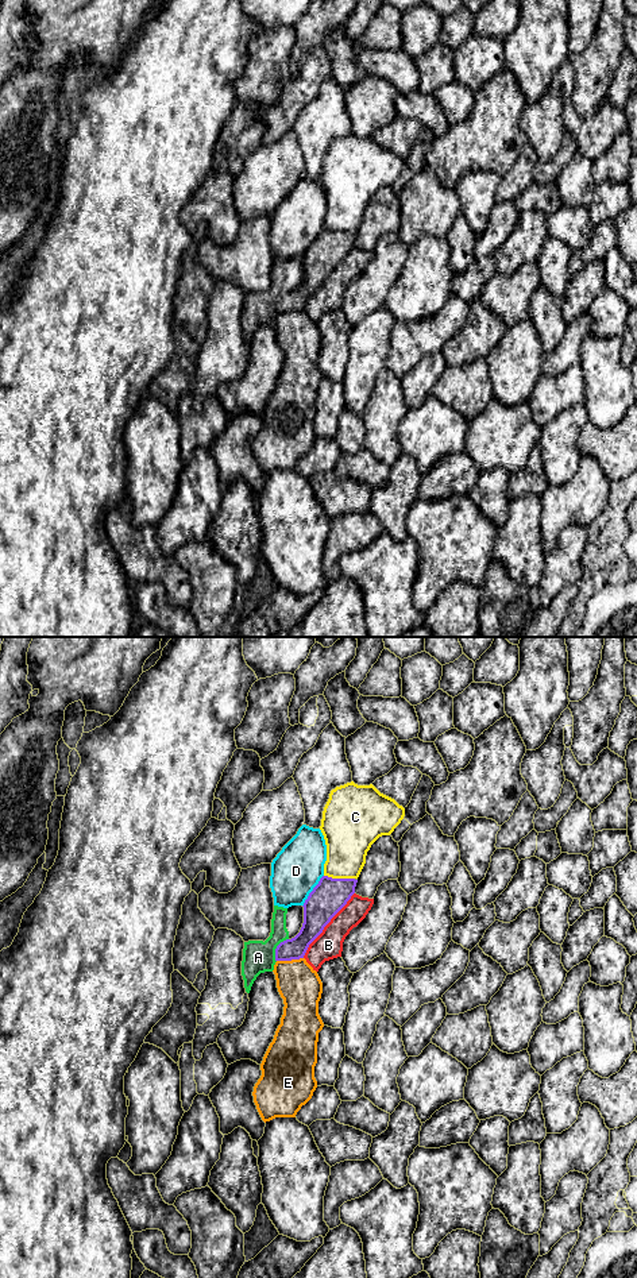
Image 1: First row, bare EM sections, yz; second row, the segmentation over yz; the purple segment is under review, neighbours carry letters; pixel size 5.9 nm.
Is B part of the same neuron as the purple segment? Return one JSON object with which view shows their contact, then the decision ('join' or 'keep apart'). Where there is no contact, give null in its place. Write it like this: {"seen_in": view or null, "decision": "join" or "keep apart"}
{"seen_in": "yz", "decision": "keep apart"}

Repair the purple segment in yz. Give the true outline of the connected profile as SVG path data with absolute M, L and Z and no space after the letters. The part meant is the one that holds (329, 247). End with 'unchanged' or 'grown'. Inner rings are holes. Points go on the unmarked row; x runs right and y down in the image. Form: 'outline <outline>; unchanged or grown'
outline M323 228L302 258L304 275L300 285L277 298L275 313L304 310L309 297L355 246L356 235L355 231Z; unchanged

